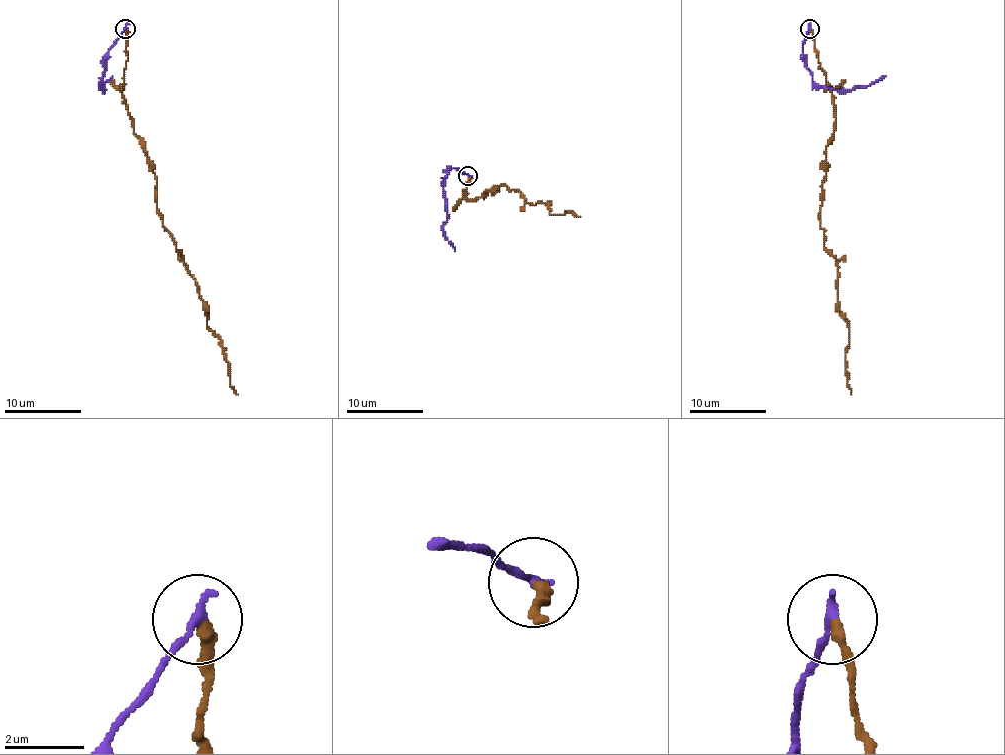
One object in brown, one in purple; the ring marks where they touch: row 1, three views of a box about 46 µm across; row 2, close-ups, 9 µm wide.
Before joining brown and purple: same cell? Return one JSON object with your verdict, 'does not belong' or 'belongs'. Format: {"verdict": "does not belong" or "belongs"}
{"verdict": "does not belong"}

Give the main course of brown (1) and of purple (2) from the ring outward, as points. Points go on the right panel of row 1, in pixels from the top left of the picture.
1: (810, 28), (835, 126), (826, 147), (820, 226), (824, 248), (835, 259), (837, 309), (849, 328), (851, 394)
2: (810, 28), (803, 51), (806, 68), (816, 84), (835, 89), (855, 89), (858, 86), (870, 86), (885, 76)

